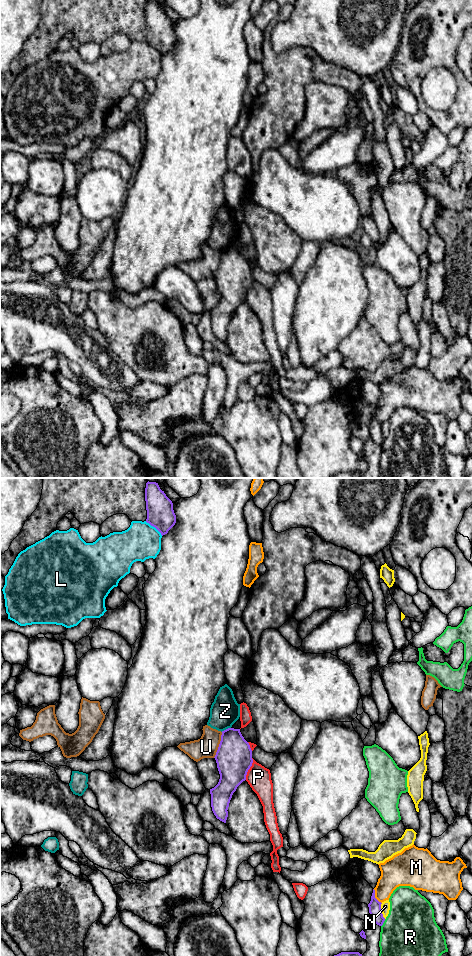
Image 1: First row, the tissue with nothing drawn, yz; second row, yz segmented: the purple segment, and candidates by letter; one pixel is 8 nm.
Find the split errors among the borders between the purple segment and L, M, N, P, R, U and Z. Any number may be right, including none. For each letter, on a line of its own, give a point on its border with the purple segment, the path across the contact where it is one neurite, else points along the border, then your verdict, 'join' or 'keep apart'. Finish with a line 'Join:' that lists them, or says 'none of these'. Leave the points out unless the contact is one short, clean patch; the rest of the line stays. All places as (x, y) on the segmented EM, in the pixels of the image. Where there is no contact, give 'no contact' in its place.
L: yz (154, 526) | keep apart
M: yz (374, 896) | keep apart
N: yz (381, 911) | keep apart
P: yz (249, 768) | keep apart
R: yz (383, 922) | keep apart
U: yz (219, 745) | keep apart
Z: yz (226, 729) | along yz (230, 727), (221, 731) | keep apart
Join: none of these

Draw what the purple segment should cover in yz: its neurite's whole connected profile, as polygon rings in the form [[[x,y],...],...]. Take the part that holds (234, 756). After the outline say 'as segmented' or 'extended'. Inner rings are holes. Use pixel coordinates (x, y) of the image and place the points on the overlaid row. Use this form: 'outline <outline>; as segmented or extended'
outline [[[228,728],[222,731],[214,758],[220,779],[218,784],[210,789],[211,807],[216,818],[226,823],[232,795],[246,780],[247,772],[253,763],[252,750],[240,729]]]; as segmented

